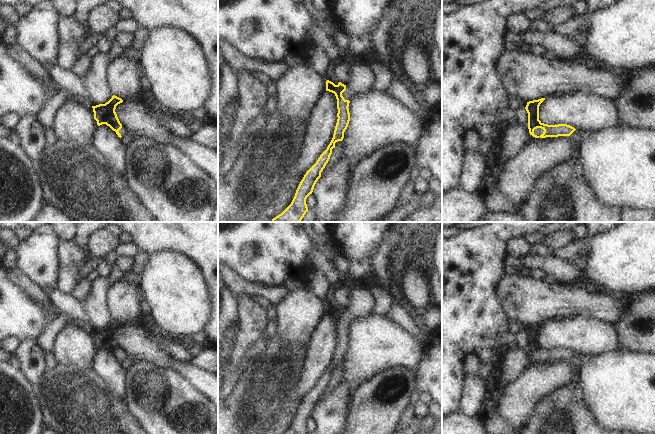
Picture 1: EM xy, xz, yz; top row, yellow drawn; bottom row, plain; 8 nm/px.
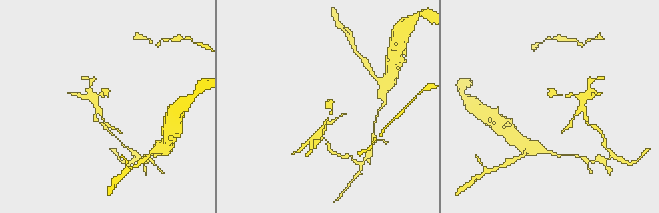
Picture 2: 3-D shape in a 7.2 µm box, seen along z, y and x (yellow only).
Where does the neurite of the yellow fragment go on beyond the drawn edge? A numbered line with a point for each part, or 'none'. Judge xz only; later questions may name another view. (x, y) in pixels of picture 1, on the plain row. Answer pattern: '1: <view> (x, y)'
1: xz (364, 301).

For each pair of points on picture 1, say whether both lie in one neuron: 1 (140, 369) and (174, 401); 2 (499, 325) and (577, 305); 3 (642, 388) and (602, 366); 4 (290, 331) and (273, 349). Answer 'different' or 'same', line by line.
1: same
2: different
3: same
4: different

